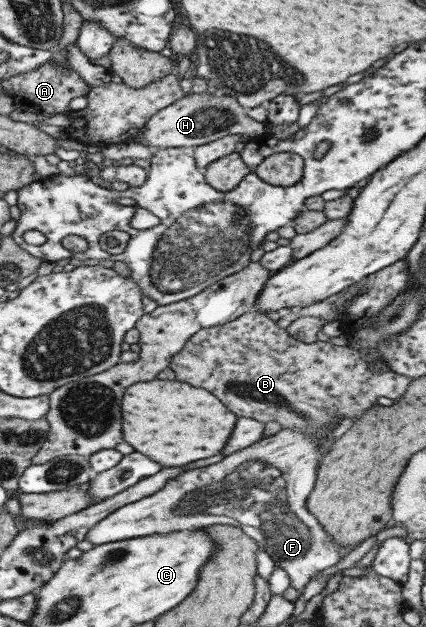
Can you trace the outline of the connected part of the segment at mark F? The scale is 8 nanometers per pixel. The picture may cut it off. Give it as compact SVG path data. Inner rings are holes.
M344 417L328 433L304 433L294 427L281 429L226 456L218 464L185 471L147 498L114 510L90 527L84 538L96 546L154 533L233 525L266 551L274 566L286 571L290 587L301 592L312 576L339 562L347 551L334 544L328 532L305 510L305 501L316 481L317 460L326 453L326 440L342 436L352 422L354 418ZM198 514L226 516L234 522L204 522Z

